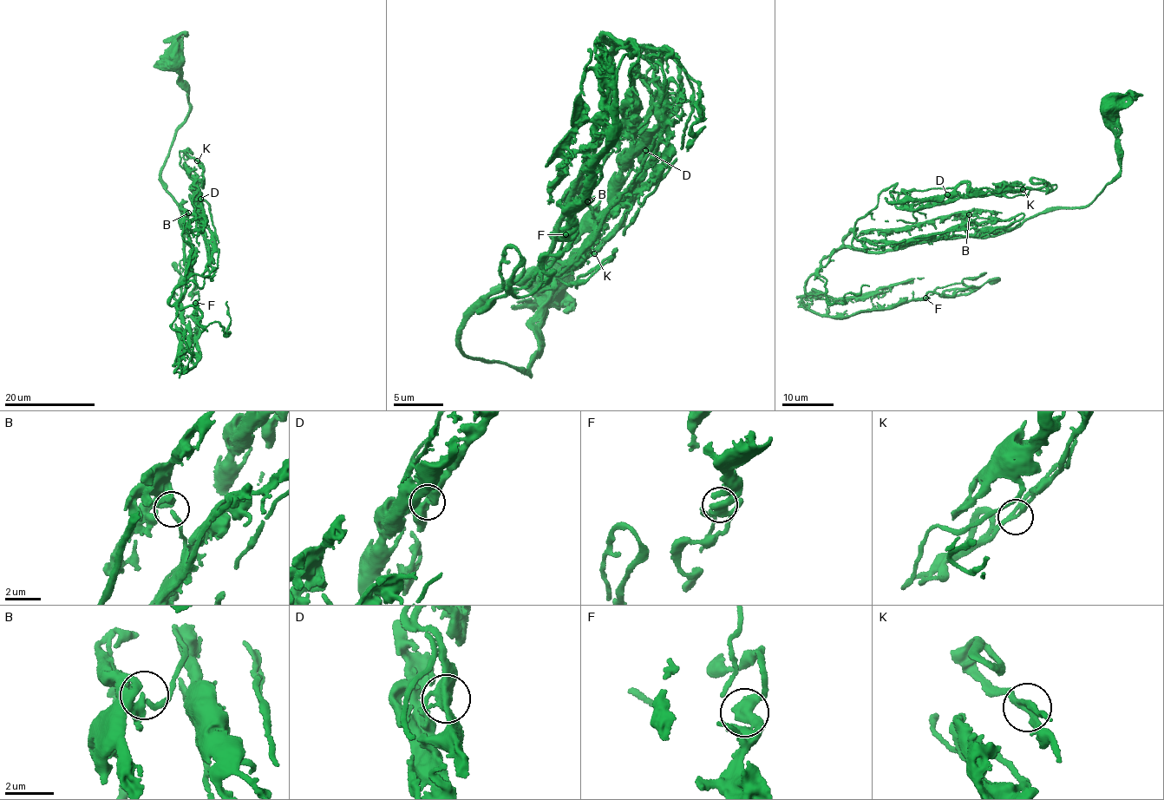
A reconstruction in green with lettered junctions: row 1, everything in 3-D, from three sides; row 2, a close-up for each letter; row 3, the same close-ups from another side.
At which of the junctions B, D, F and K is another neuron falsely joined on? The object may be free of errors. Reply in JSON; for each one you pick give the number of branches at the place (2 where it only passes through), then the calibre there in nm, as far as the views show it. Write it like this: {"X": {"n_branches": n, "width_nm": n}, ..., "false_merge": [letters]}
{"false_merge": []}

